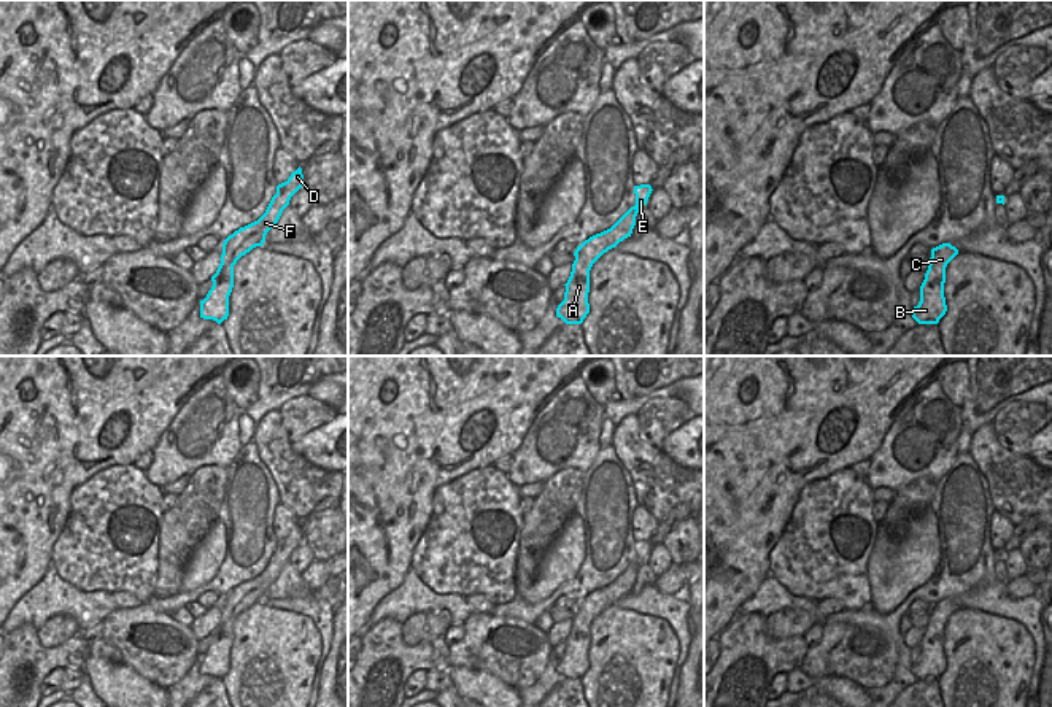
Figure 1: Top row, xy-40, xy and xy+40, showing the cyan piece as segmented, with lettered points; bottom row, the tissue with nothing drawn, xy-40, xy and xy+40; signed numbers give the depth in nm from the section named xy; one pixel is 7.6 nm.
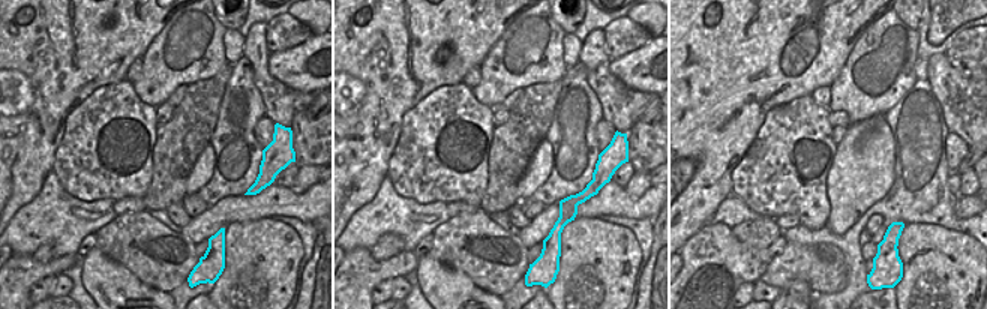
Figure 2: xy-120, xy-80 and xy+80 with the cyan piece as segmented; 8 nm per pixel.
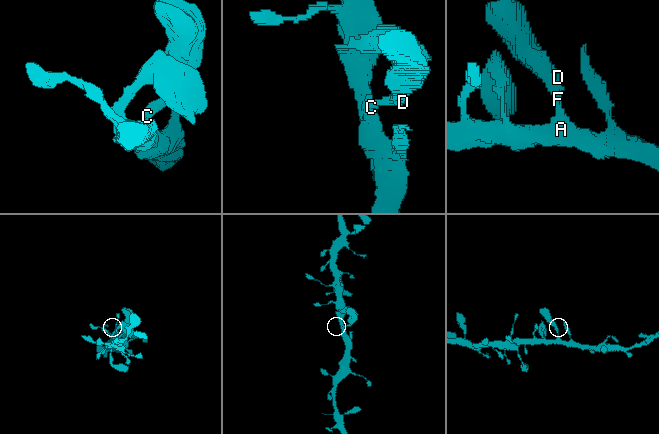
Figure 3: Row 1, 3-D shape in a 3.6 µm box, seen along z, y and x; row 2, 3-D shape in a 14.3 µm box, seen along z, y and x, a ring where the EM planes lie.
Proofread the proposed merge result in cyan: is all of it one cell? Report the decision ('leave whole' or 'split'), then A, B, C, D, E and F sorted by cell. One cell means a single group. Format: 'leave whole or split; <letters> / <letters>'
leave whole; A B C D E F

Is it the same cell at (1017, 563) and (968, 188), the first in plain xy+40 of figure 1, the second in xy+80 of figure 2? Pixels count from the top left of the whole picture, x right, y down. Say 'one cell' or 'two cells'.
one cell

